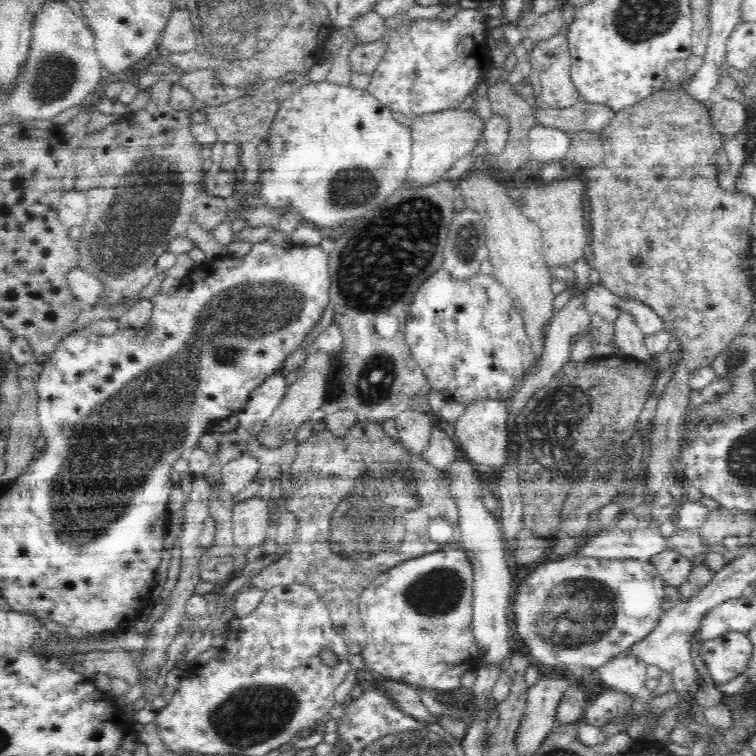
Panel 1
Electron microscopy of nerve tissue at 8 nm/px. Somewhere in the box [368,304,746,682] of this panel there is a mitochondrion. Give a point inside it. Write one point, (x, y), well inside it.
(578, 613)

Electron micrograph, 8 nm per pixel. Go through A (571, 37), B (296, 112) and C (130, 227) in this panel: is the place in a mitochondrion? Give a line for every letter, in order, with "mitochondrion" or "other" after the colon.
A: other
B: other
C: mitochondrion

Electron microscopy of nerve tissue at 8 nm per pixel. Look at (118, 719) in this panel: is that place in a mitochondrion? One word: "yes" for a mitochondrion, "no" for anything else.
no

